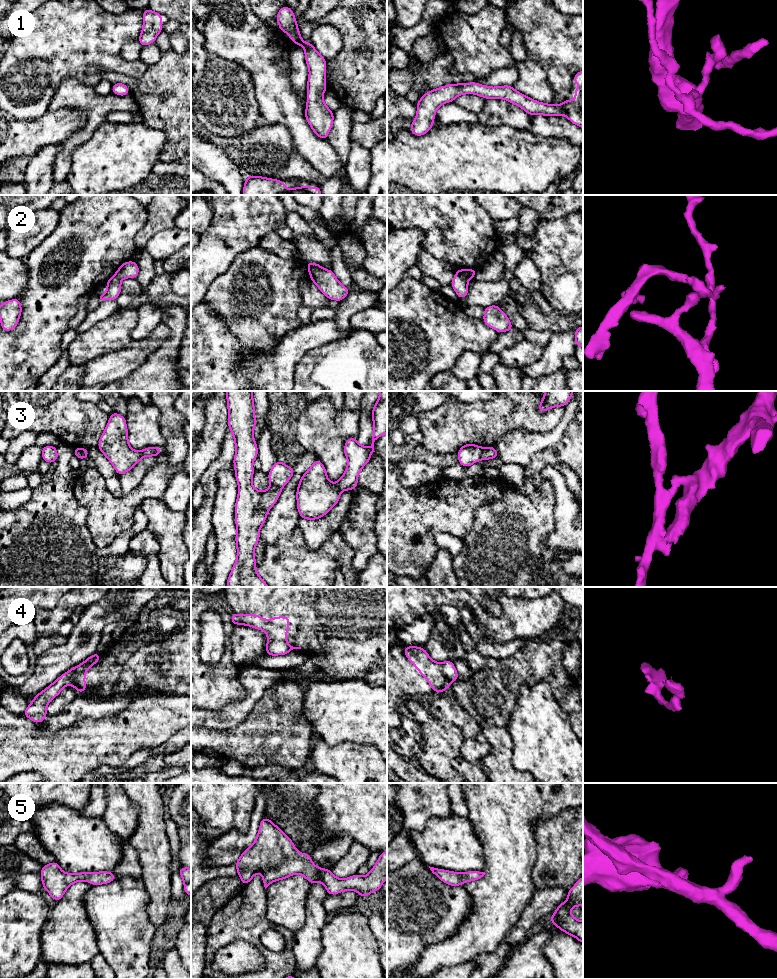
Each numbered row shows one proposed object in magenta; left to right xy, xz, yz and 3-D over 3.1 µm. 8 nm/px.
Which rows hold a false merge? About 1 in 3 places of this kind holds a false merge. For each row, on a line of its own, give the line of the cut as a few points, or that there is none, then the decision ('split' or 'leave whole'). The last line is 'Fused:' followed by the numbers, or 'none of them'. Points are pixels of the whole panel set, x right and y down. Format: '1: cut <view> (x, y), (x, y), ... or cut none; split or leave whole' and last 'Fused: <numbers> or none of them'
1: cut none; leave whole
2: cut yz (457, 273), (467, 279); split
3: cut xy (80, 448), (80, 453), (84, 458); split
4: cut xy (86, 669), (76, 670), (68, 683); split
5: cut none; leave whole
Fused: 2, 3, 4

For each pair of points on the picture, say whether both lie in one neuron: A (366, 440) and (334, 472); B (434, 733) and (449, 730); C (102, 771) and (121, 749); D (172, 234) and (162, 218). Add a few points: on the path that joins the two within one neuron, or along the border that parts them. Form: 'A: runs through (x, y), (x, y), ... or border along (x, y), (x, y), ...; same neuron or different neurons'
A: border along (360, 414), (360, 430), (356, 437); different neurons
B: runs through (438, 732), (445, 732); same neuron
C: border along (129, 756), (118, 767), (110, 767), (104, 764); different neurons
D: border along (174, 225), (159, 230), (148, 241); different neurons

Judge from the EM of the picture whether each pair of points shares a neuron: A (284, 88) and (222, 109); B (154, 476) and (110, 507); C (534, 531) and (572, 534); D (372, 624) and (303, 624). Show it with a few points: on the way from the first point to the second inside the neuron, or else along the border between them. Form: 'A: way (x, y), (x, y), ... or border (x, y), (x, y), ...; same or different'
A: border (249, 75), (263, 120); different
B: way (145, 487), (128, 504), (121, 507); same
C: border (554, 509), (546, 544), (561, 552); different
D: way (355, 610), (323, 610), (320, 612); same

